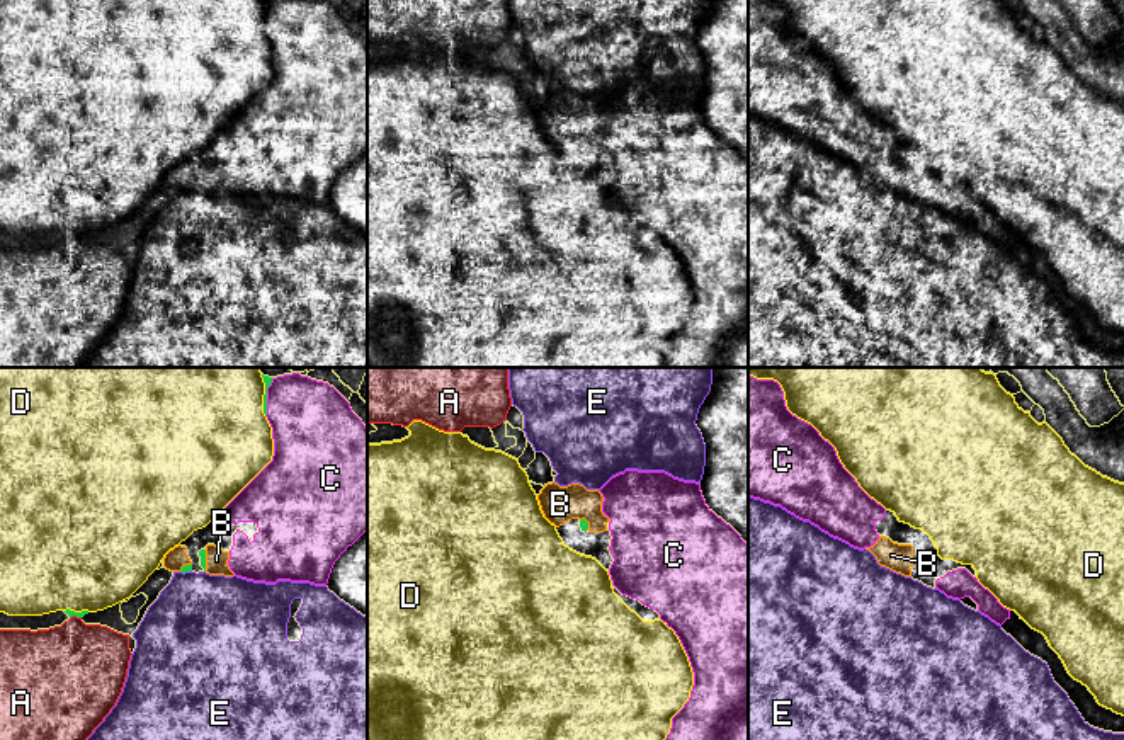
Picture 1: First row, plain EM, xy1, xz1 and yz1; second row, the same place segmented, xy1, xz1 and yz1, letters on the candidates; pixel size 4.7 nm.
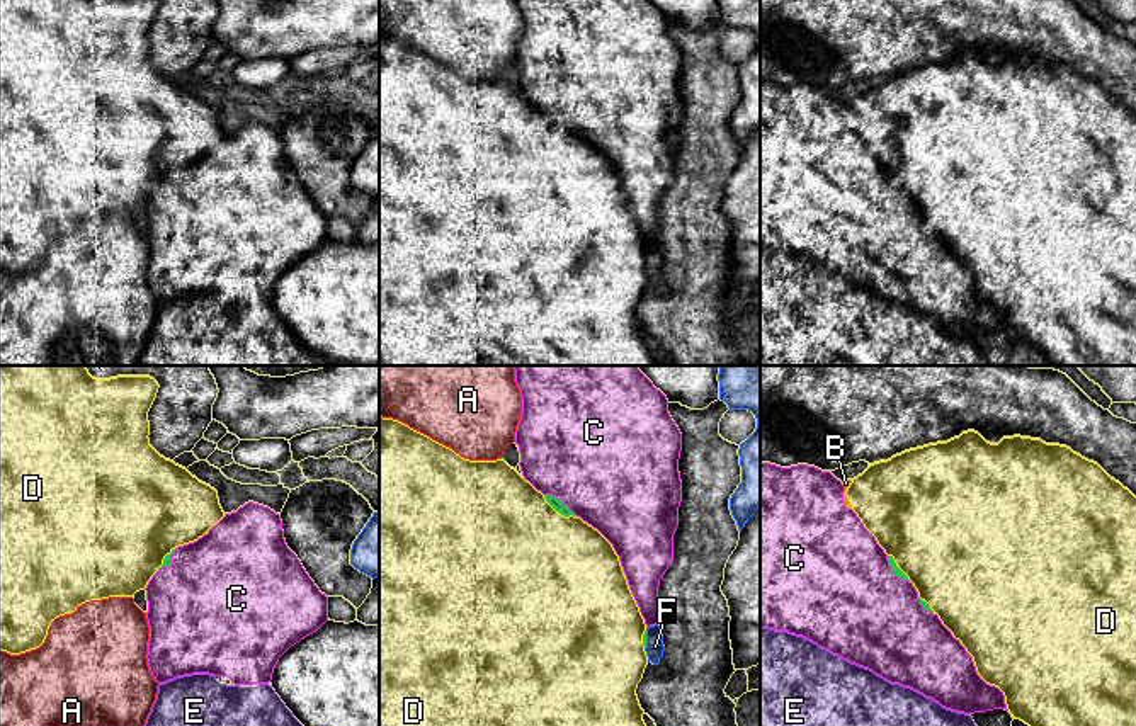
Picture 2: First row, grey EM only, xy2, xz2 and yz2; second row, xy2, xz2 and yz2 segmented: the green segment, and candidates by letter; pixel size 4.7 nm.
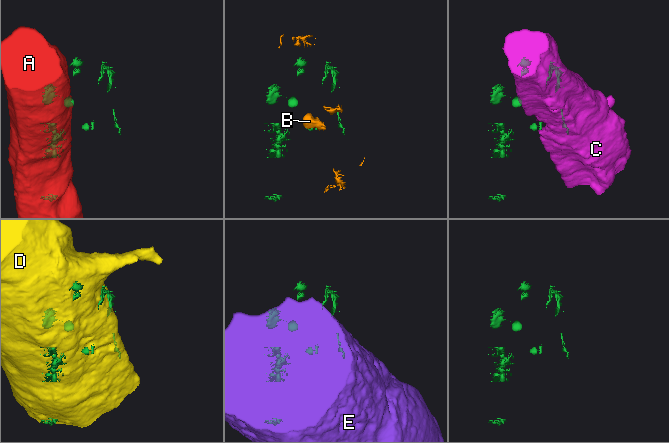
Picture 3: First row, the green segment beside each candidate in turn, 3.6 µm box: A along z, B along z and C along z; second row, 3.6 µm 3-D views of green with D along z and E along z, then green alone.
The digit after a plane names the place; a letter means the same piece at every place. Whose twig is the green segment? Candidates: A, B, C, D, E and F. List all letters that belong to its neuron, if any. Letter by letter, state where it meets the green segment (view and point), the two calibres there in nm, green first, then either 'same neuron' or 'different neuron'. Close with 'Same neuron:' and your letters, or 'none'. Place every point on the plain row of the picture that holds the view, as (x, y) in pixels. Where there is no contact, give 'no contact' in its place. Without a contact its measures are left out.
A: contact xy1 (75, 233); calibres 30 and 420 nm; different neuron
B: contact xy1 (204, 179); calibres 30 and 110 nm; different neuron
C: contact xz2 (560, 119); calibres 60 and 500 nm; different neuron
D: contact xz2 (558, 130); calibres 60 and 480 nm; same neuron
E: contact xy1 (186, 189); calibres 30 and 460 nm; different neuron
F: contact xz2 (645, 259); calibres 20 and 80 nm; different neuron
Same neuron: D

